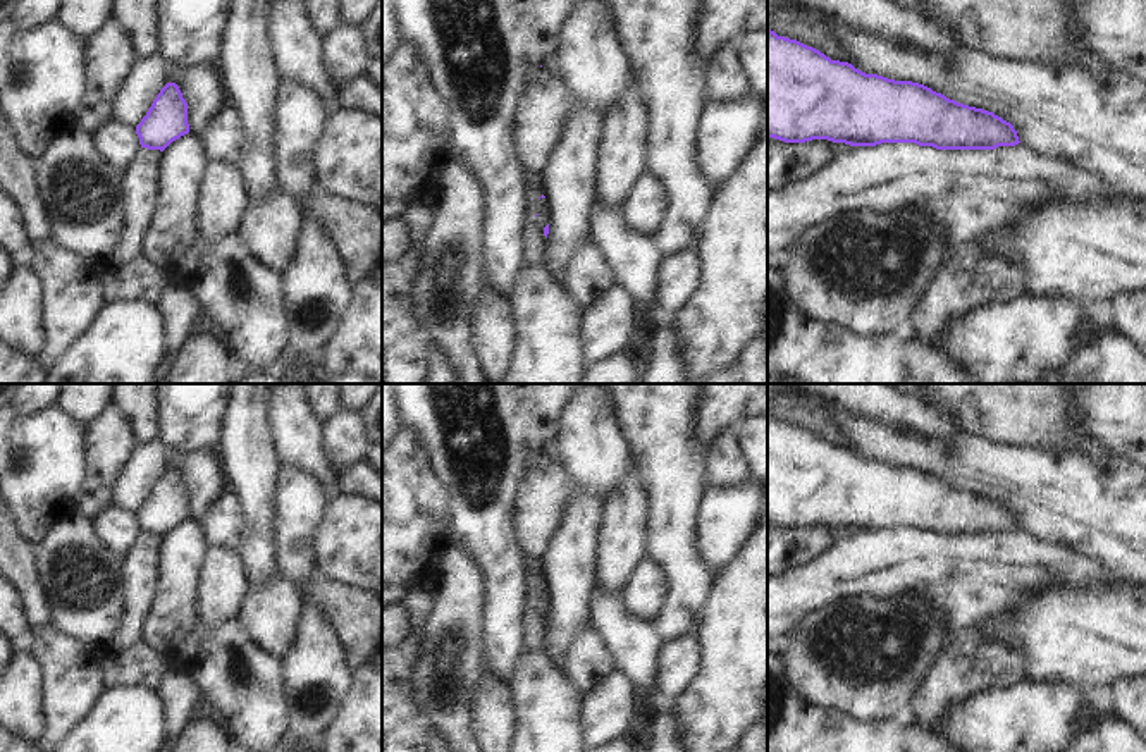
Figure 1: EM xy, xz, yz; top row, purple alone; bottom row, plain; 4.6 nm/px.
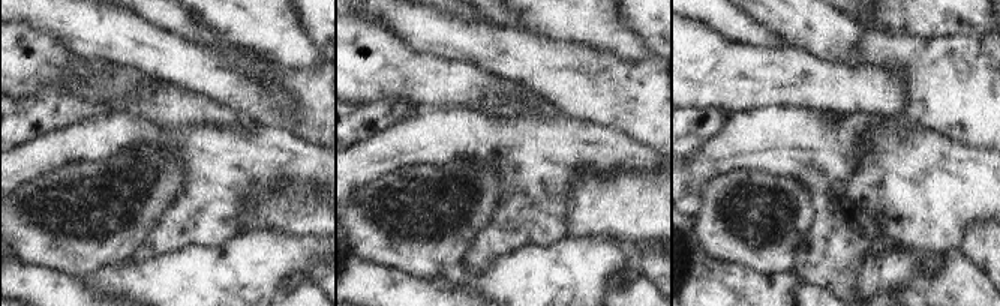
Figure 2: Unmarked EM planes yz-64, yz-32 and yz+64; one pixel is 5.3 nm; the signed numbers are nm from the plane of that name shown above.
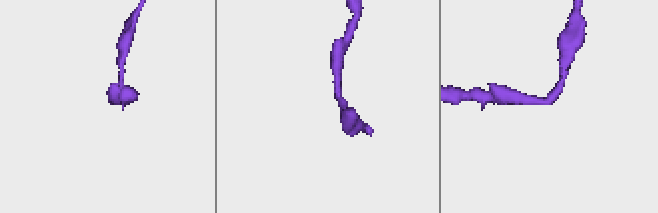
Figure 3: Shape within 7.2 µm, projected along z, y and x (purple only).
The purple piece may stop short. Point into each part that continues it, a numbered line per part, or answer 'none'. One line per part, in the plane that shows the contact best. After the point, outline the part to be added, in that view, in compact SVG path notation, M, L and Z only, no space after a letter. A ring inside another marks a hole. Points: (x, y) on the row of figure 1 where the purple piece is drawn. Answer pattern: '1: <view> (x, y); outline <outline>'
none

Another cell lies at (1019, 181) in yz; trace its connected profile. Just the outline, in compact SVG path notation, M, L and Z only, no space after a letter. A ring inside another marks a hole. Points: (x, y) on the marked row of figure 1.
M915 143L850 146L809 179L783 191L767 191L767 253L792 248L805 231L848 212L919 210L943 229L946 244L943 280L927 286L907 325L910 336L929 346L974 310L1008 305L1026 294L1022 265L1015 258L989 255L979 244L986 232L1026 220L1050 198L1081 203L1098 196L1112 200L1124 193L1075 165L1038 157L1022 143L995 150L936 150Z

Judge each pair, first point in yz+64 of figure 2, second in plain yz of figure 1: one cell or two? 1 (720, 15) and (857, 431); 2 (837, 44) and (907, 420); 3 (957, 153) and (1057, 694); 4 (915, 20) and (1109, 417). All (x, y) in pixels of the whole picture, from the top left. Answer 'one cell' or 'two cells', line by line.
1: two cells
2: one cell
3: two cells
4: one cell

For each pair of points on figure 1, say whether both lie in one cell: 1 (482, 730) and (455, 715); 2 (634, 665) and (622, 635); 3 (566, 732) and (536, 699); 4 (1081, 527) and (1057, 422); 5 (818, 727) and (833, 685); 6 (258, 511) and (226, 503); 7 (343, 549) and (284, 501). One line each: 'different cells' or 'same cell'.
1: different cells
2: same cell
3: same cell
4: different cells
5: different cells
6: different cells
7: different cells

